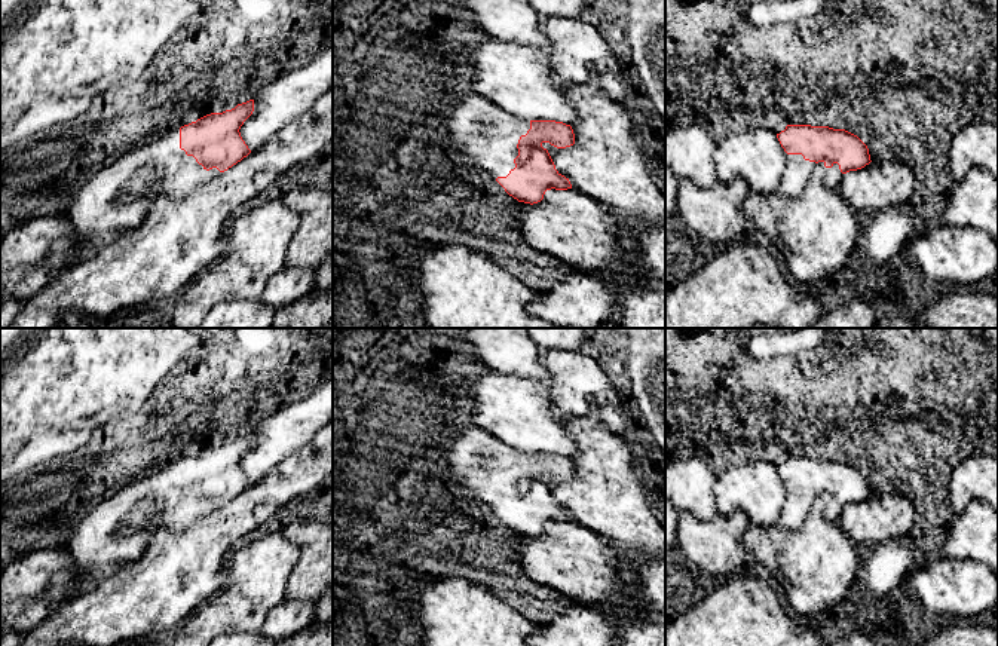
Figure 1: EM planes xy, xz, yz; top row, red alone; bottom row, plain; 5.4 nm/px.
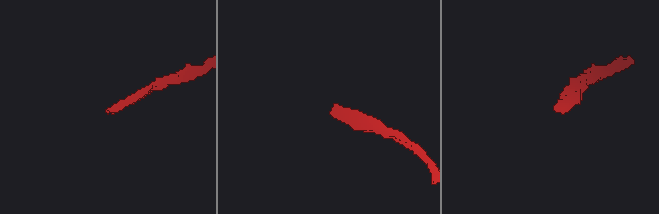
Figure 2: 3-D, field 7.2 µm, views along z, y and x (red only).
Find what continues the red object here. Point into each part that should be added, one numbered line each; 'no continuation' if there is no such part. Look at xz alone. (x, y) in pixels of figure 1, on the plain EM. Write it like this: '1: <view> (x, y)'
1: xz (483, 464)

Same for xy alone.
1: xy (116, 530)

